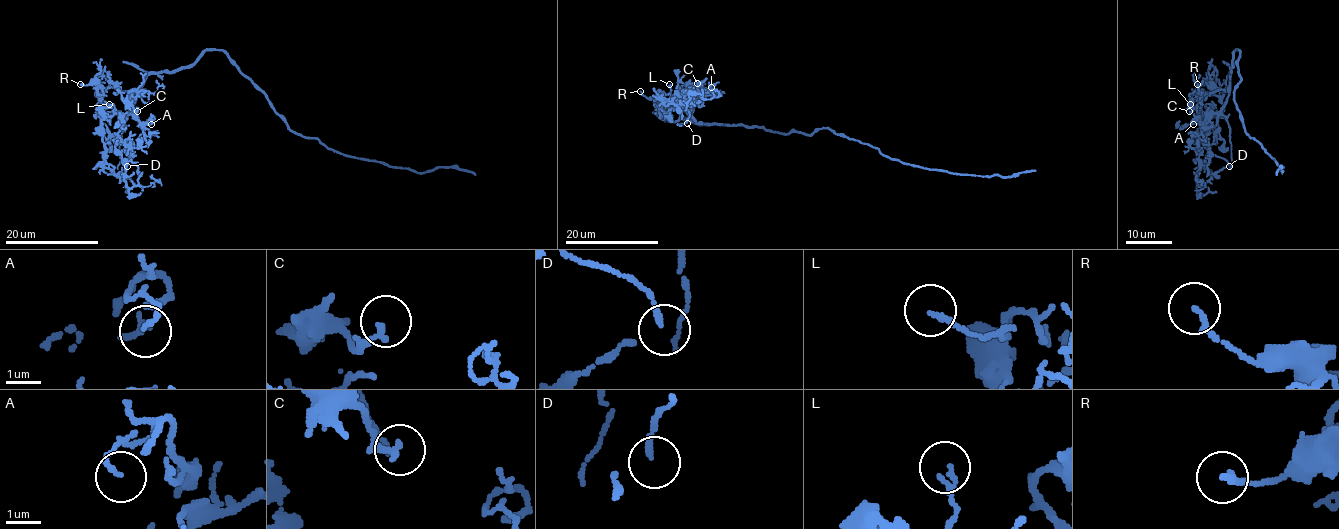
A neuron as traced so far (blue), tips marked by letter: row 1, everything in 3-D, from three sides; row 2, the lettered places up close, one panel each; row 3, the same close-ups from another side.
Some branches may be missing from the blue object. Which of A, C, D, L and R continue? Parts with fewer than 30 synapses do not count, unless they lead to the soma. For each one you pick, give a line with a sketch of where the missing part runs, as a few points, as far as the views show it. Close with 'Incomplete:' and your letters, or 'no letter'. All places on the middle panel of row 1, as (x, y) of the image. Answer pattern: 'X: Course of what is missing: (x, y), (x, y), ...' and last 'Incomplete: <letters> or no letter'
Incomplete: no letter

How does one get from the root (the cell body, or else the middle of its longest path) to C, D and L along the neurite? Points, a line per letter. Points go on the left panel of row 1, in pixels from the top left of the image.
C: (238, 68), (222, 51), (207, 49), (189, 66), (150, 73), (122, 98), (137, 111)
D: (238, 68), (222, 51), (207, 49), (189, 66), (150, 73), (117, 133), (129, 156), (127, 166)
L: (238, 68), (207, 49), (189, 66), (150, 73), (136, 90), (107, 88), (104, 114), (109, 104)

